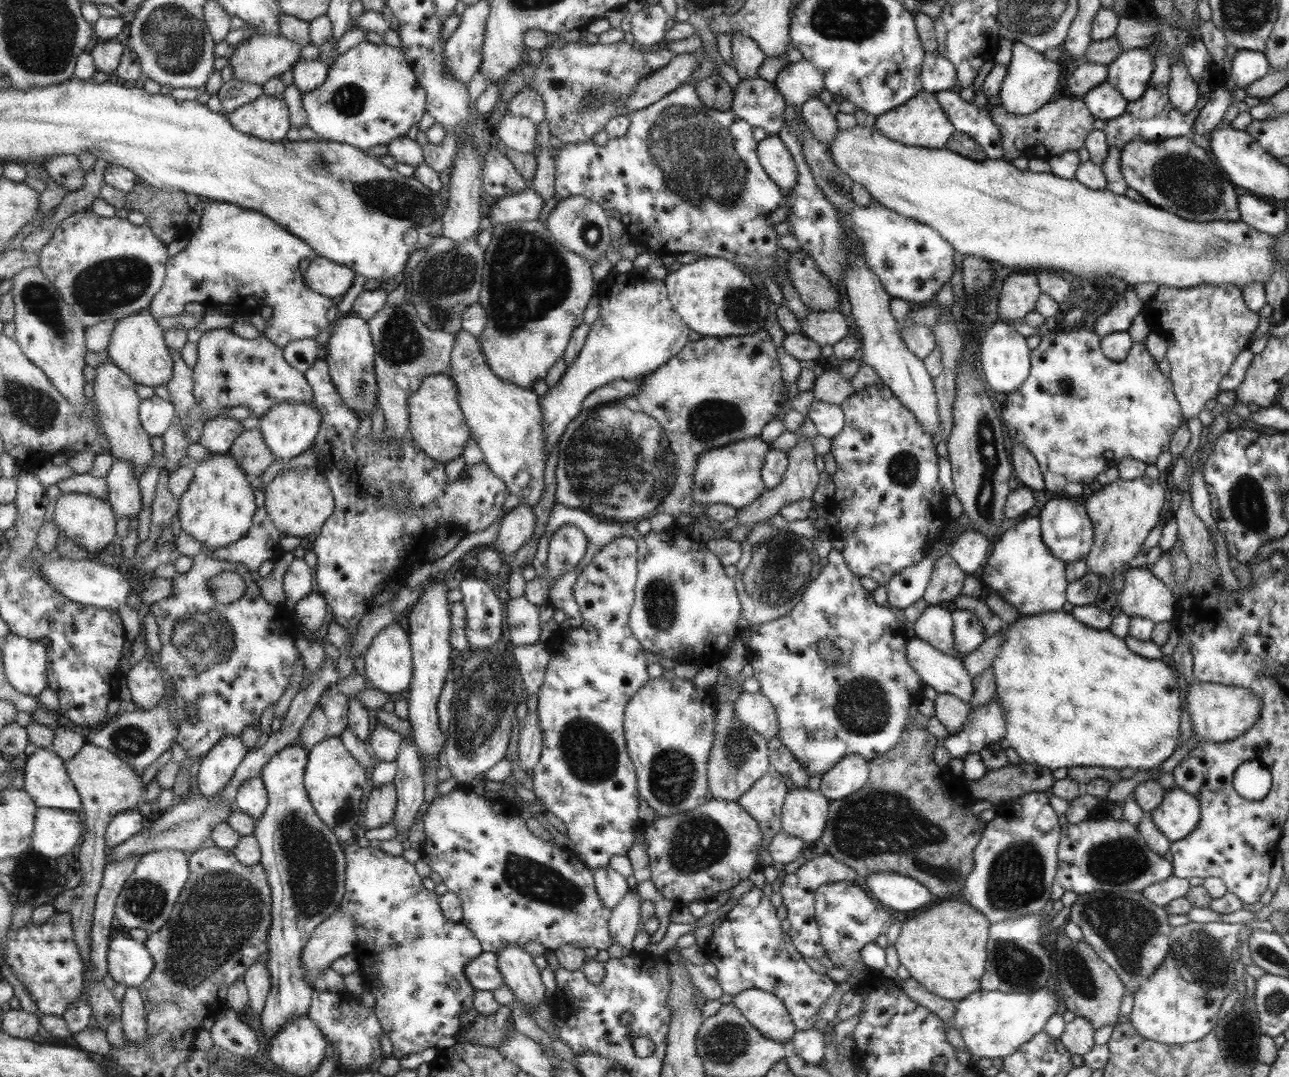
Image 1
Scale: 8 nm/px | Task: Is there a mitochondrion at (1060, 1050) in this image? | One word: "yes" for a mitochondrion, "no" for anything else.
no

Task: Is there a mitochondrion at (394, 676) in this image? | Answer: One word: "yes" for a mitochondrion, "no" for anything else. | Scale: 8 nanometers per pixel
no

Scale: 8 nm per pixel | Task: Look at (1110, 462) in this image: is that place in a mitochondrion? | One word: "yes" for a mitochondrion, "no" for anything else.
no

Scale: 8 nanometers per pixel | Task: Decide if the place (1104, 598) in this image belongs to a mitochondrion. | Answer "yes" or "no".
no

